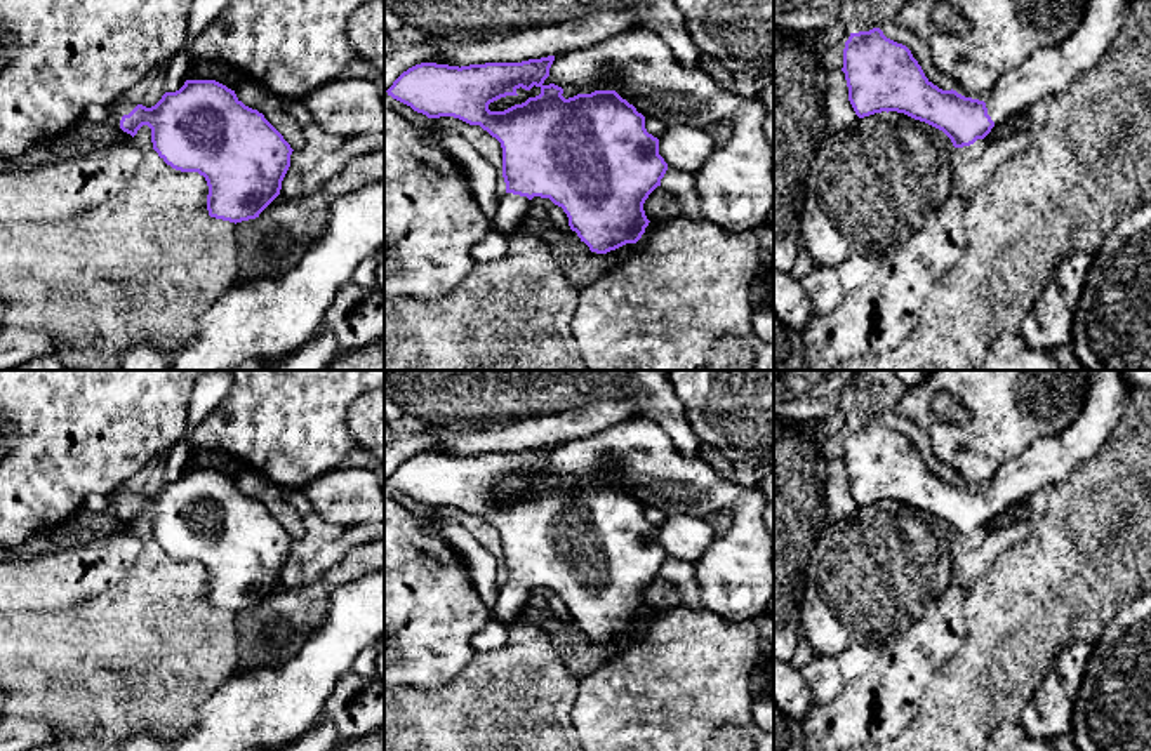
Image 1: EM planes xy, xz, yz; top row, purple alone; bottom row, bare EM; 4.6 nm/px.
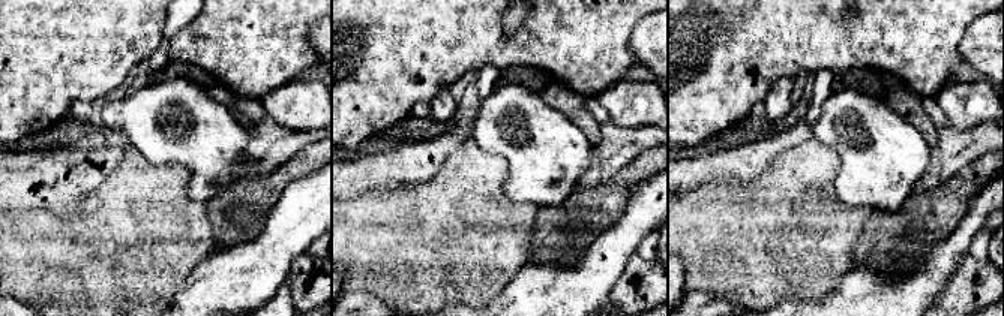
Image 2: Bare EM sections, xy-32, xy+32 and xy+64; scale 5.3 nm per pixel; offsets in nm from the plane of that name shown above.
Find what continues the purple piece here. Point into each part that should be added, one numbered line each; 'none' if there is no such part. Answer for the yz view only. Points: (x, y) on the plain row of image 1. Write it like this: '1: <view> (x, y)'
1: yz (1049, 459)

